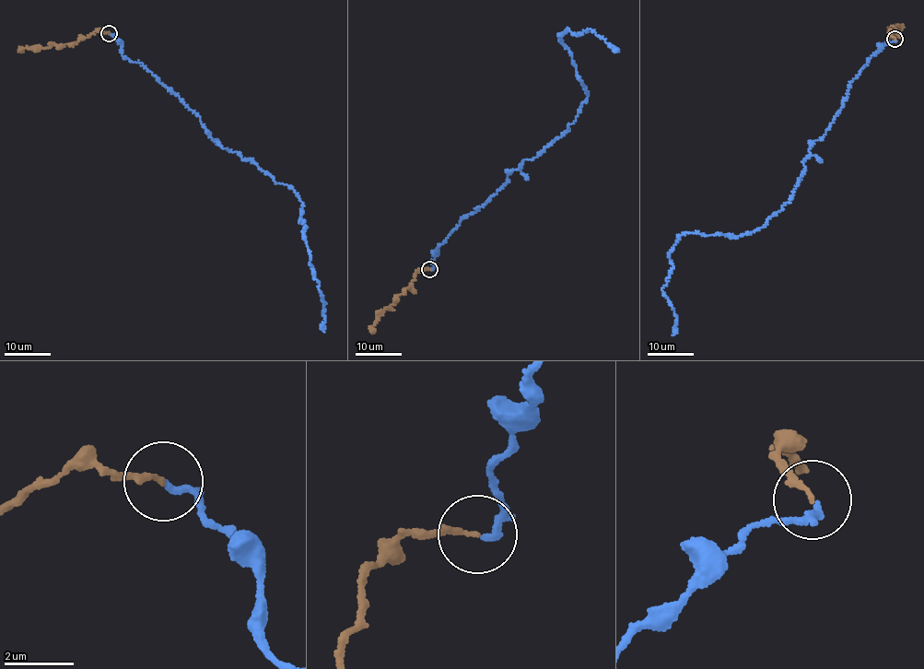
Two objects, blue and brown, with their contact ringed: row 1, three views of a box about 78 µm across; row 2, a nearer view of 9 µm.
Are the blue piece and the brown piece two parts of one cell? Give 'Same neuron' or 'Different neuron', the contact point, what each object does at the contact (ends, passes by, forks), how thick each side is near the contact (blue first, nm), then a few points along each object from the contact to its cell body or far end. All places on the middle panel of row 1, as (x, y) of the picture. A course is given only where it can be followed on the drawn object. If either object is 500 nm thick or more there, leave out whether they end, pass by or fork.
Same neuron. Place: (429, 269). At the ring blue ends. At the ring brown ends. Thickness 200 nm (blue) against 150 nm. Course of blue: (430, 269), (461, 218), (567, 130), (586, 100), (560, 37), (590, 29), (617, 48). Course of brown: (430, 269), (417, 271), (411, 288), (405, 289), (379, 316), (373, 333)

